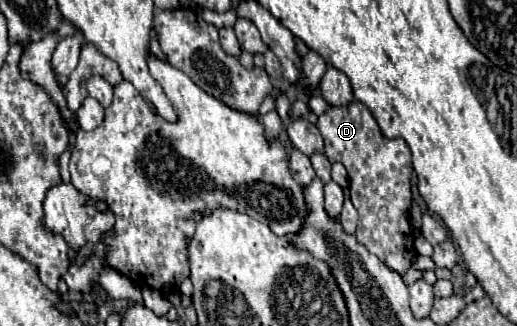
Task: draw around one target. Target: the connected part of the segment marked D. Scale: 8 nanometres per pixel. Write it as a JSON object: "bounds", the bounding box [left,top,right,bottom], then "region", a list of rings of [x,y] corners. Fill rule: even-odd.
{"bounds":[316,100,416,274],"region":[[[352,100],[346,106],[340,108],[328,108],[322,116],[318,116],[316,128],[320,130],[324,138],[324,154],[330,162],[344,164],[348,178],[350,178],[350,200],[354,208],[358,210],[358,228],[356,228],[356,240],[368,248],[370,254],[378,256],[388,268],[402,274],[410,268],[412,260],[416,258],[414,240],[412,240],[412,228],[408,222],[408,210],[412,206],[412,190],[410,190],[410,178],[412,178],[412,162],[410,162],[410,148],[404,140],[388,140],[382,136],[372,112],[358,100]]]}

